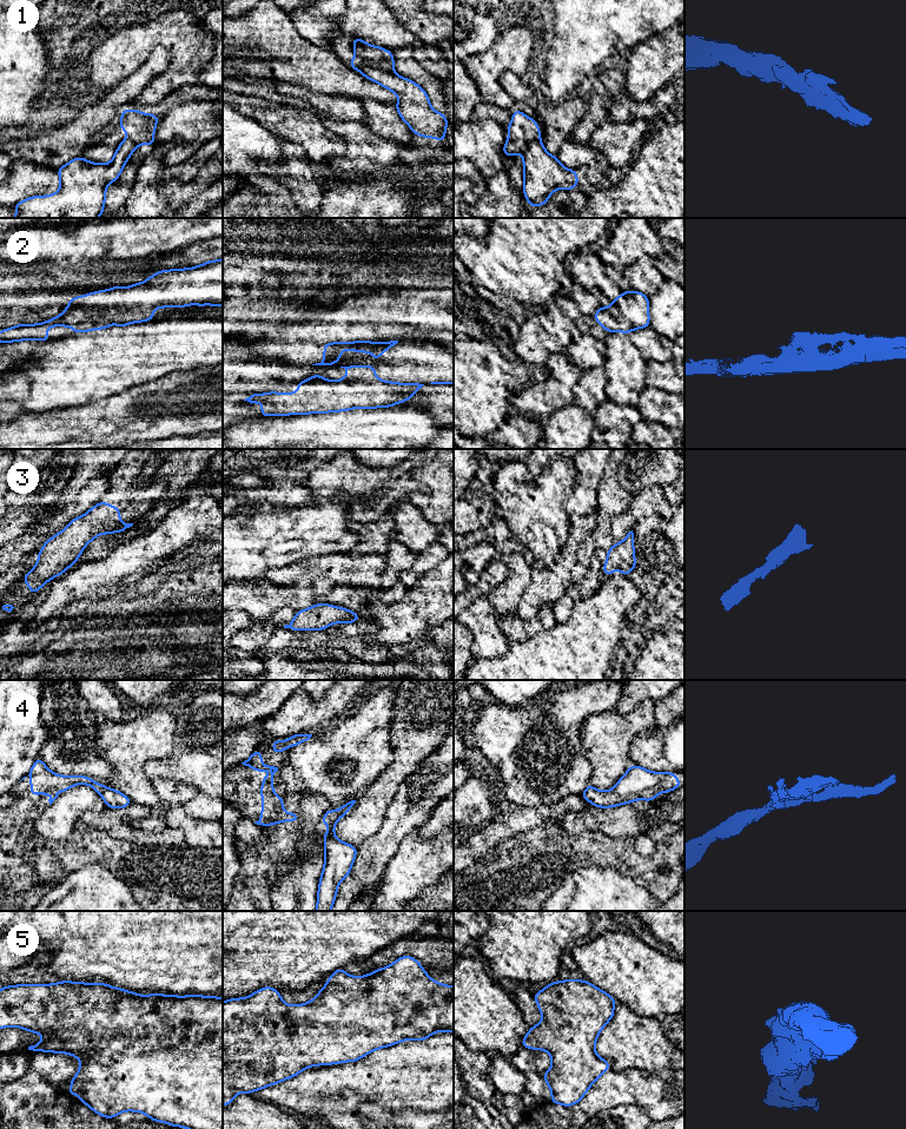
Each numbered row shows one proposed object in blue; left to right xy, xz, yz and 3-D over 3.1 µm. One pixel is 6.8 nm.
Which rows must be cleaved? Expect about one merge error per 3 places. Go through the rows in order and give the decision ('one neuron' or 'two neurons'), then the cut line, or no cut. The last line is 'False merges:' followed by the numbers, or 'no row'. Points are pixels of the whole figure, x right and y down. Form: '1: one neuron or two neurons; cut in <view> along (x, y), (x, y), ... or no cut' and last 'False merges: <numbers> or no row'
1: two neurons; cut in xz along (357, 68), (361, 66), (375, 66), (392, 72)
2: one neuron; no cut
3: one neuron; no cut
4: one neuron; no cut
5: one neuron; no cut
False merges: 1

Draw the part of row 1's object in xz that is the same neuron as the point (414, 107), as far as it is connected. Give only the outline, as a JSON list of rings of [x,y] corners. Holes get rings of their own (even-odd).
[[[361,66],[357,71],[366,79],[398,95],[398,103],[395,107],[414,134],[437,138],[439,143],[444,141],[448,126],[447,115],[431,108],[430,99],[419,85],[379,67]]]

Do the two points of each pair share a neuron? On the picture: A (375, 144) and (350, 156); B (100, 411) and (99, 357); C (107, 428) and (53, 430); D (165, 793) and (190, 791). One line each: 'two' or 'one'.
A: one
B: two
C: one
D: one

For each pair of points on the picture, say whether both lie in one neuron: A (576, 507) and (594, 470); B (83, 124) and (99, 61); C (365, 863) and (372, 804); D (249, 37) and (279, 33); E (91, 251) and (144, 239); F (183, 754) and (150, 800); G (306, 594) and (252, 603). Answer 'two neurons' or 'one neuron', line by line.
A: one neuron
B: two neurons
C: two neurons
D: one neuron
E: one neuron
F: two neurons
G: one neuron

